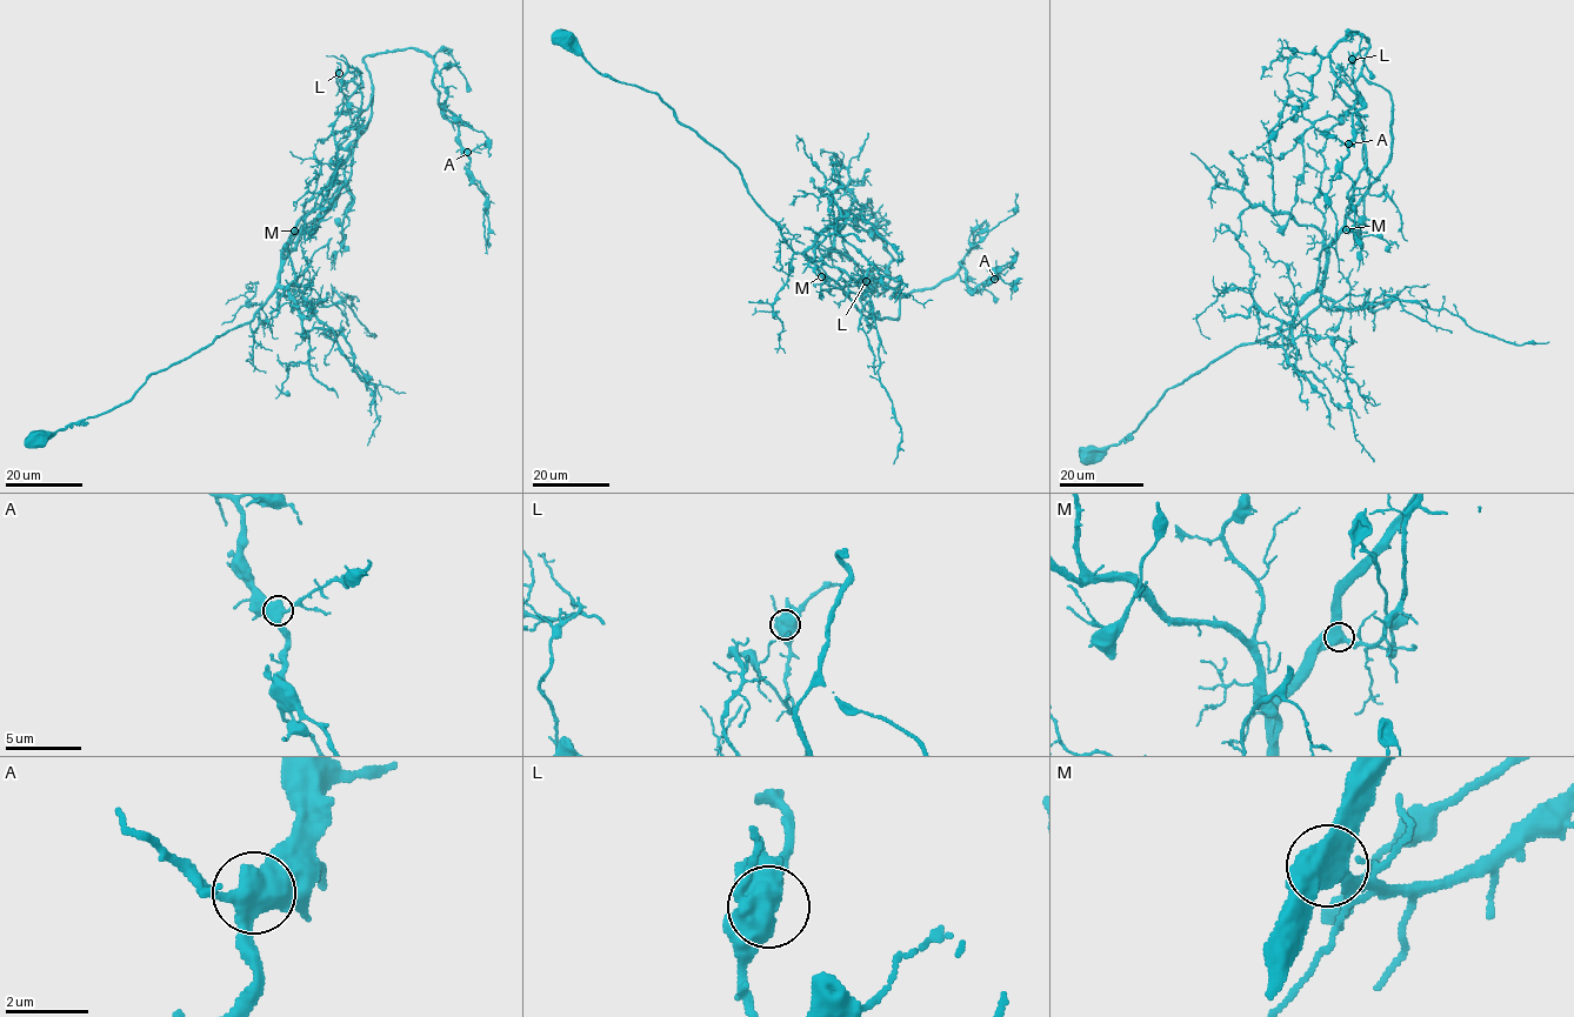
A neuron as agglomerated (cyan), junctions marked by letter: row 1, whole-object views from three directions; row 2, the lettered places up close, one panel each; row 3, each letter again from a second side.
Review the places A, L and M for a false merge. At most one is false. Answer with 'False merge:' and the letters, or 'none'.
False merge: none

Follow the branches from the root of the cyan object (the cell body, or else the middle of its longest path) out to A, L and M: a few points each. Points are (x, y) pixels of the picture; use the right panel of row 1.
A: (1089, 455), (1319, 305), (1391, 153), (1358, 32), (1329, 52), (1364, 105), (1348, 144)
L: (1089, 455), (1168, 389), (1319, 305), (1326, 247), (1391, 153), (1391, 94), (1360, 77), (1355, 101), (1352, 59)
M: (1089, 455), (1089, 448), (1115, 446), (1168, 389), (1229, 350), (1305, 319), (1319, 305), (1326, 248), (1345, 229)

